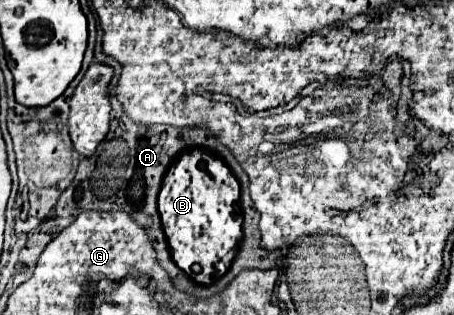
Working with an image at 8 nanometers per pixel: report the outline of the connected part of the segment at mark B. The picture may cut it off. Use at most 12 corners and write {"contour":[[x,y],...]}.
{"contour":[[183,151],[159,193],[171,257],[199,285],[243,239],[239,183]]}

